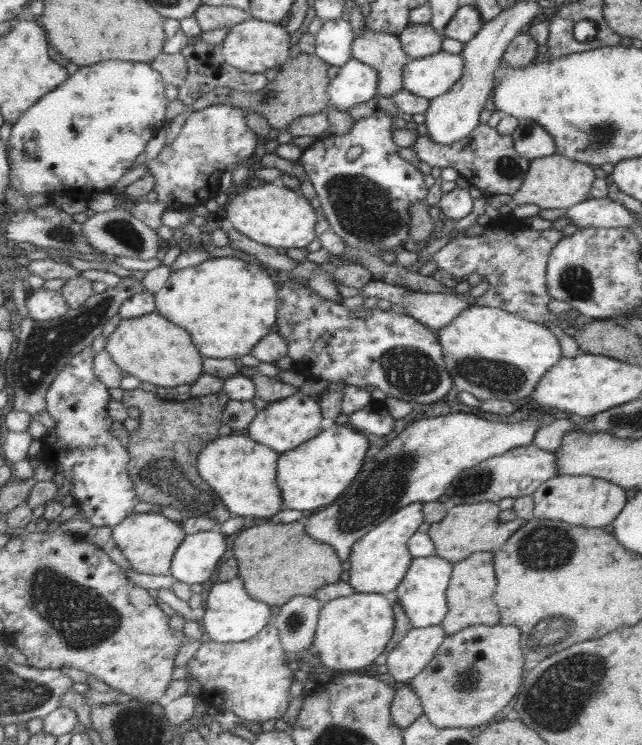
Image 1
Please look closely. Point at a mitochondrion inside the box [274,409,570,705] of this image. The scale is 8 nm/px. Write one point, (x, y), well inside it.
(382, 492)

